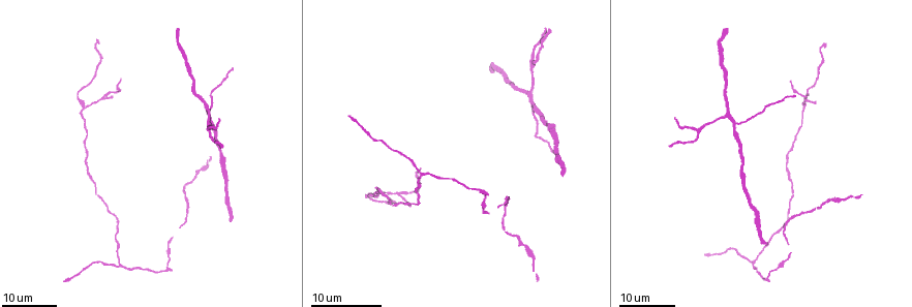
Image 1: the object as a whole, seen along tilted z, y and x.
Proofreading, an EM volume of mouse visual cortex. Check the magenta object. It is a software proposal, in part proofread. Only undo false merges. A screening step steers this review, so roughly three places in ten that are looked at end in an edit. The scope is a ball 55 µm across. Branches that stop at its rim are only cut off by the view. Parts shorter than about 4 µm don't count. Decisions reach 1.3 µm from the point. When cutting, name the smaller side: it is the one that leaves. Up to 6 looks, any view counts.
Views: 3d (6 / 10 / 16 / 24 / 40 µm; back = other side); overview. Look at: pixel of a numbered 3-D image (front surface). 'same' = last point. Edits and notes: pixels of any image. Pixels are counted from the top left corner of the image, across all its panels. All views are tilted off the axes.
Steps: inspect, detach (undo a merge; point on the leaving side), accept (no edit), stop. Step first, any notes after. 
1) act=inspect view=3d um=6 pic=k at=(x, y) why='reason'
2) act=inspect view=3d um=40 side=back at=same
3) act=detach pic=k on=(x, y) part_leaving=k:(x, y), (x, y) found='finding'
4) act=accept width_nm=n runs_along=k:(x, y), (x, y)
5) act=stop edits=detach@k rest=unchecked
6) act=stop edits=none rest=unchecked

act=inspect view=3d um=16 pic=1 at=(119, 241) why='calibre changes'

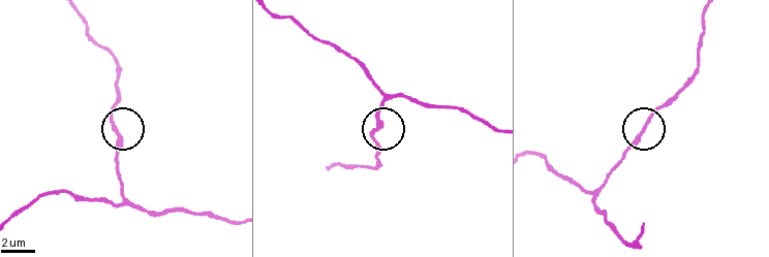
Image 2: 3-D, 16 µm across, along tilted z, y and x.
act=inspect view=3d um=6 pic=2 at=(116, 130)

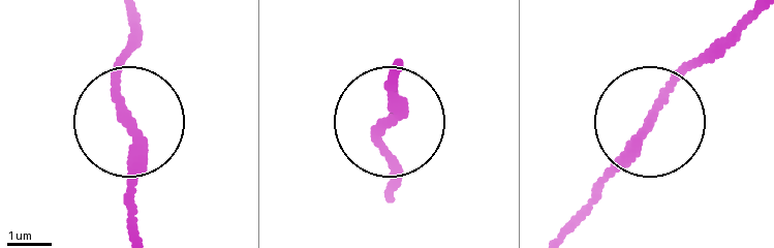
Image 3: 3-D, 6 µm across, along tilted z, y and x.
act=accept found='all the same cell'

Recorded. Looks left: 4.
act=inspect view=3d um=24 pic=1 at=(120, 264) why='branch point'

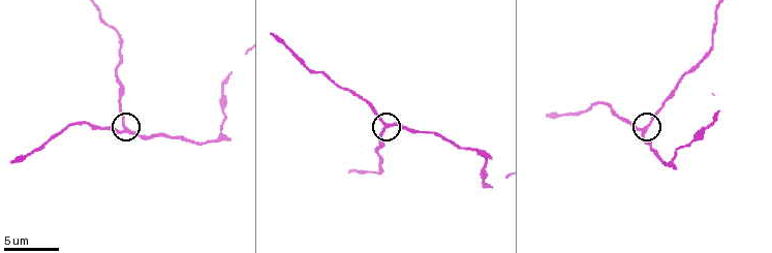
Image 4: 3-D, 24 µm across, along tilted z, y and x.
act=inspect view=3d um=10 pic=4 at=(386, 124) why='zoom in'

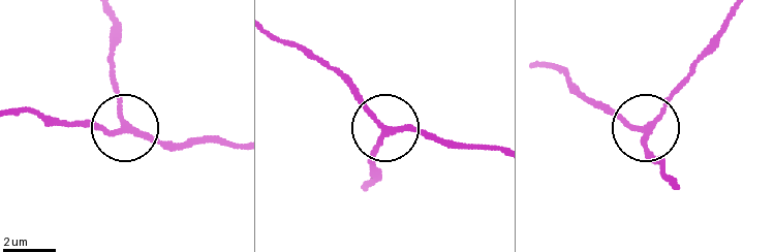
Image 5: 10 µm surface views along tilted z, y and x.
act=accept runs_along=5:(673, 184), (641, 130), (585, 102) found='continuous, no second cell'

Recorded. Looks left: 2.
act=inspect view=3d um=16 pic=1 at=(738, 123) why='three-way junction'

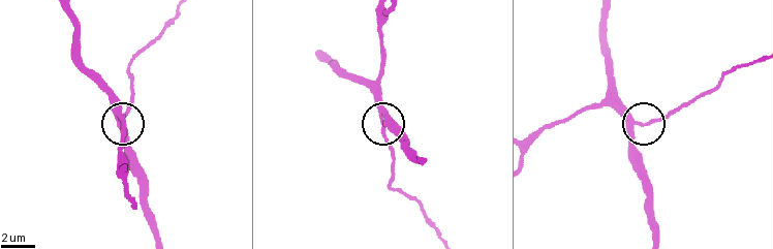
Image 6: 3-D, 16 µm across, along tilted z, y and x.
act=inspect view=3d um=6 pic=6 at=(636, 122) why='zoom in'

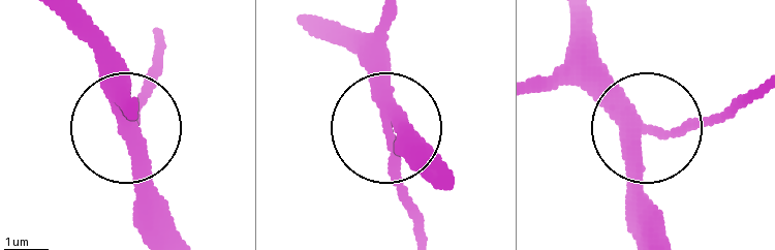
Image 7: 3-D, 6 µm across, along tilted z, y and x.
act=accept arms=3 runs_along=7:(653, 239), (645, 135), (708, 125), (749, 103) found='one cell here'

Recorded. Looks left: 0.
act=stop edits=none rest=unchecked

